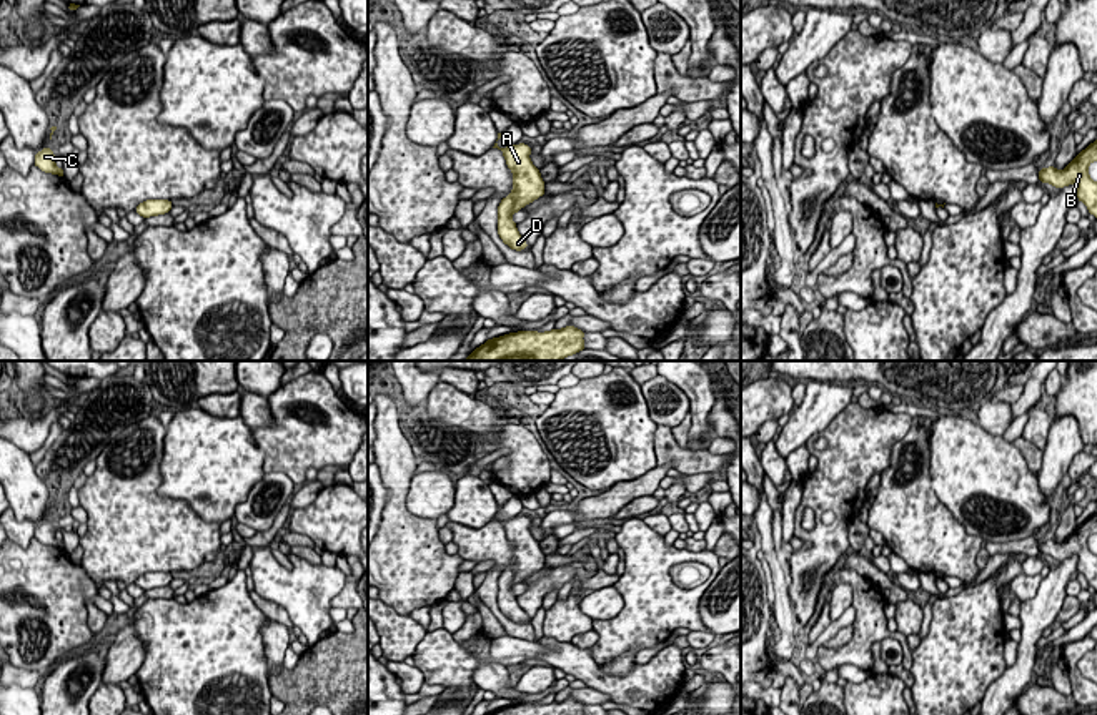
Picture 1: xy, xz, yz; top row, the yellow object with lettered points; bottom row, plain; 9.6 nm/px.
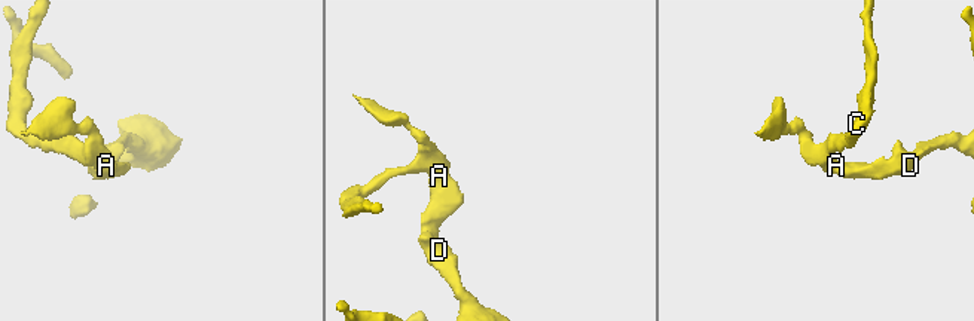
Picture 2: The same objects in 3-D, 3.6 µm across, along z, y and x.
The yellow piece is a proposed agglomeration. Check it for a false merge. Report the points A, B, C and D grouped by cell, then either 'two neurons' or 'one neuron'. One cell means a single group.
A B C D | one neuron

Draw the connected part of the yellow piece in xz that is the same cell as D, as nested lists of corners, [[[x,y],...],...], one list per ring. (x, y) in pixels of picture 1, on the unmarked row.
[[[494,515],[493,520],[503,524],[508,540],[514,547],[513,564],[503,570],[498,579],[498,607],[511,622],[521,624],[528,620],[528,615],[518,605],[516,595],[511,592],[511,589],[516,584],[521,584],[523,579],[543,569],[546,565],[546,555],[539,547],[539,540],[536,540],[529,532],[529,517],[516,515],[508,520],[499,520],[498,515]]]

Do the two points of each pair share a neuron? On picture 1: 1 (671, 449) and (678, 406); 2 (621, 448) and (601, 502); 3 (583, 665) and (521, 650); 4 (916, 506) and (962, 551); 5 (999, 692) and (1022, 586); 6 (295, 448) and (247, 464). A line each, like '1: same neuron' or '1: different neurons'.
1: different neurons
2: different neurons
3: different neurons
4: same neuron
5: different neurons
6: different neurons

